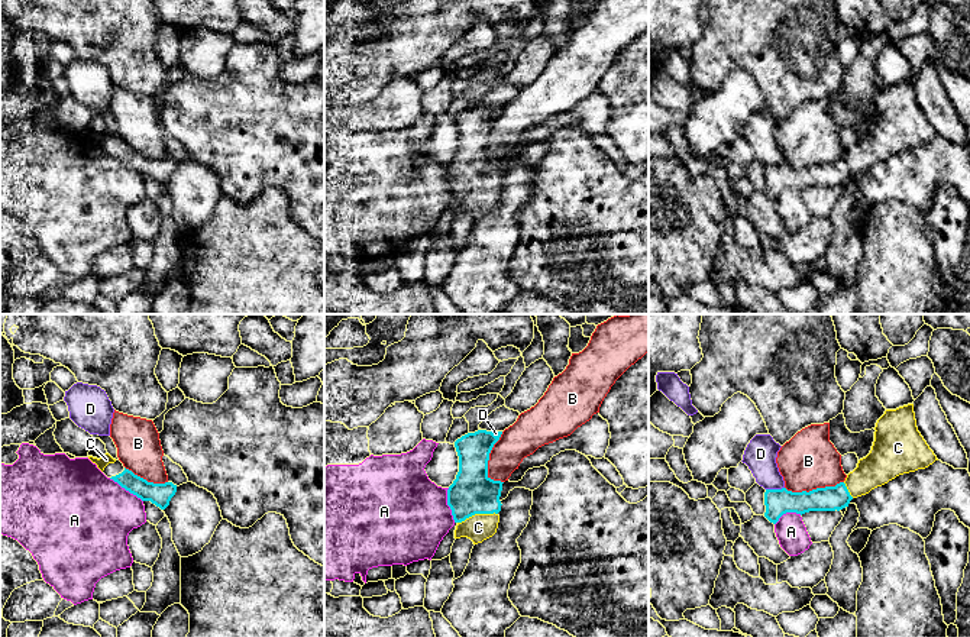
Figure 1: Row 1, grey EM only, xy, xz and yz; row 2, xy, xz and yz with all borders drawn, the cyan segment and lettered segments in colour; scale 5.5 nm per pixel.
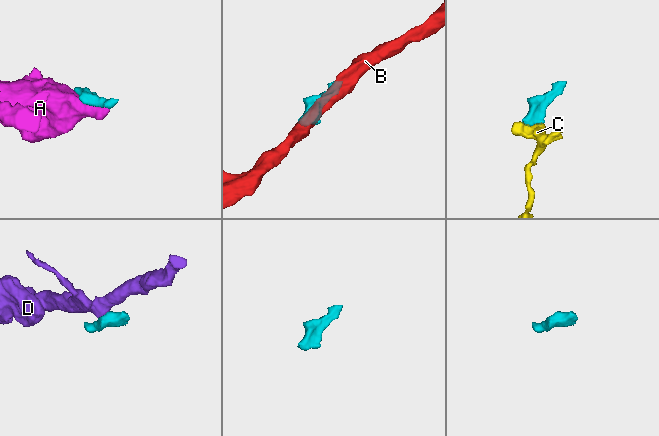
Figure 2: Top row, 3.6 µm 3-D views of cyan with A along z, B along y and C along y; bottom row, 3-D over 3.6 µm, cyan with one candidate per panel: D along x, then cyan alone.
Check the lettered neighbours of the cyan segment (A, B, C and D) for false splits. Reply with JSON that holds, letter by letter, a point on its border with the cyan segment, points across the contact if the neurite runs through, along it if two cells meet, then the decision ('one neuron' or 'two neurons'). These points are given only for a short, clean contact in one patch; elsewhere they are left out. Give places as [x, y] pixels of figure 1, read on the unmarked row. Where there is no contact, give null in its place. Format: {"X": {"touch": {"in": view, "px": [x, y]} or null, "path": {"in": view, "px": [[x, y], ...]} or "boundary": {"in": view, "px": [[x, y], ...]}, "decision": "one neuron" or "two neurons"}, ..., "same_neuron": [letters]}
{"A": {"touch": {"in": "xz", "px": [448, 180]}, "decision": "two neurons"}, "B": {"touch": {"in": "xz", "px": [488, 135]}, "decision": "two neurons"}, "C": {"touch": {"in": "xz", "px": [477, 188]}, "path": {"in": "xz", "px": [[472, 168], [477, 188], [478, 203]]}, "decision": "one neuron"}, "D": {"touch": {"in": "yz", "px": [775, 165]}, "boundary": {"in": "yz", "px": [[783, 162], [766, 165]]}, "decision": "two neurons"}, "same_neuron": ["C"]}

